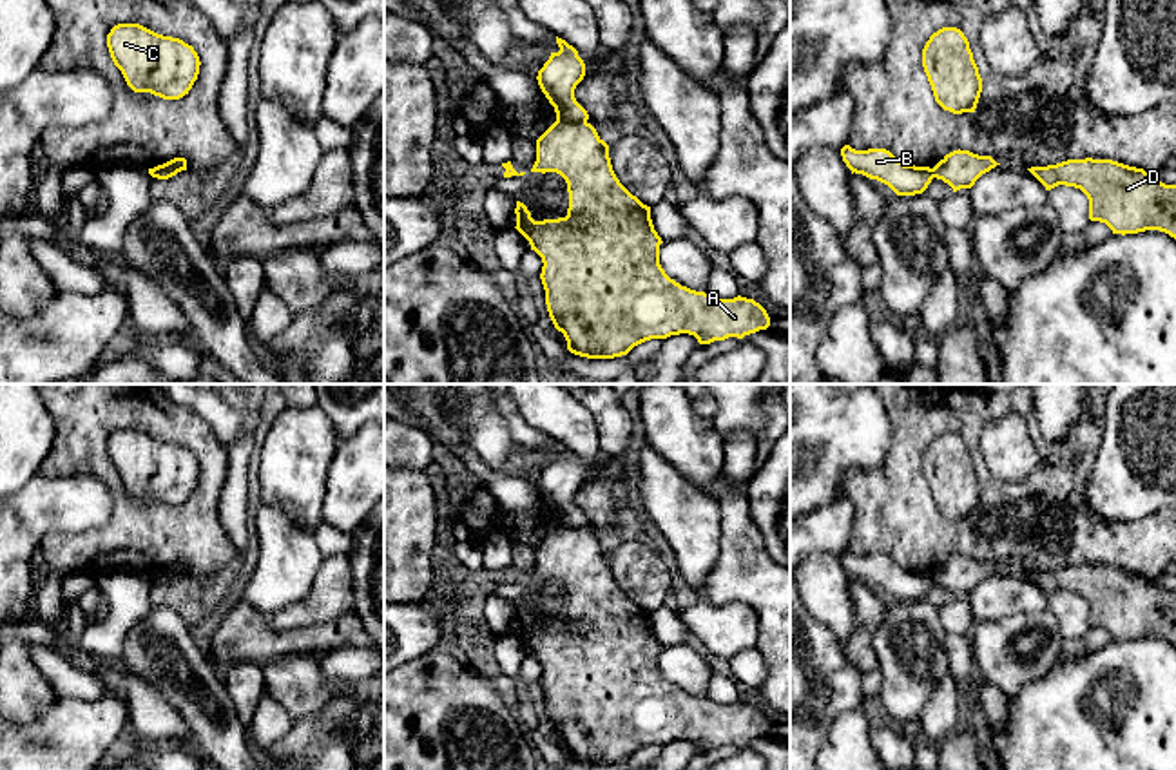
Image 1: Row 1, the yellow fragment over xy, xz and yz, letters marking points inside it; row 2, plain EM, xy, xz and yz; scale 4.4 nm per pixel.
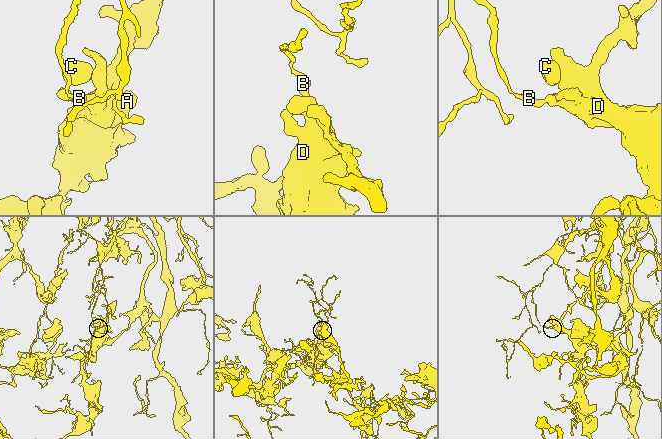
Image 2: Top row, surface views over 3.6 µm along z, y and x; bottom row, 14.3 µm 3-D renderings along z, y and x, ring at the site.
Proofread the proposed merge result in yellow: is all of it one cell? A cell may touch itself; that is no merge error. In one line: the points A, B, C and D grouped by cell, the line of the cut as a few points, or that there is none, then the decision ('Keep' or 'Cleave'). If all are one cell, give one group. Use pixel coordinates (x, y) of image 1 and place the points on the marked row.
Groups: A C D / B. Split along xz (557, 118), (586, 122). Cleave

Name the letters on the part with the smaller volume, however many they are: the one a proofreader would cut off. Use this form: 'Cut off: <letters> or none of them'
Cut off: B

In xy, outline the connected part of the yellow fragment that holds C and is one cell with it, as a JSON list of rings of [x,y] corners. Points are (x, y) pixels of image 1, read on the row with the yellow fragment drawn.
[[[140,24],[114,25],[107,34],[107,47],[134,92],[179,100],[199,74],[201,62],[192,45]]]

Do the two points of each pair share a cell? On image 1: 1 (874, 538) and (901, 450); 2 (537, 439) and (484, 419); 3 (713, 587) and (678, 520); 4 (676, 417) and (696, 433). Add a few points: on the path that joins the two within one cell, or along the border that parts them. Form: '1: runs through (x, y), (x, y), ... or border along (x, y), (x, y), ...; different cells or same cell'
1: runs through (890, 517), (901, 471); same cell
2: border along (493, 403), (508, 433), (517, 442); different cells
3: border along (722, 535), (720, 558), (698, 591); different cells
4: runs through (682, 423), (691, 432); same cell

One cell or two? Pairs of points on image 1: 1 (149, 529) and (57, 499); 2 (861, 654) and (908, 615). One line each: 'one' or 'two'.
1: two
2: two

